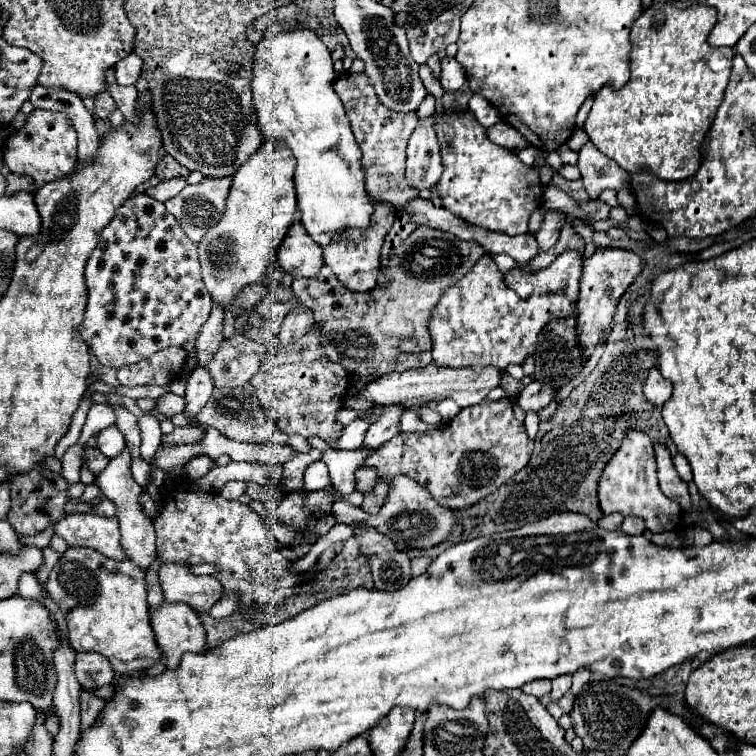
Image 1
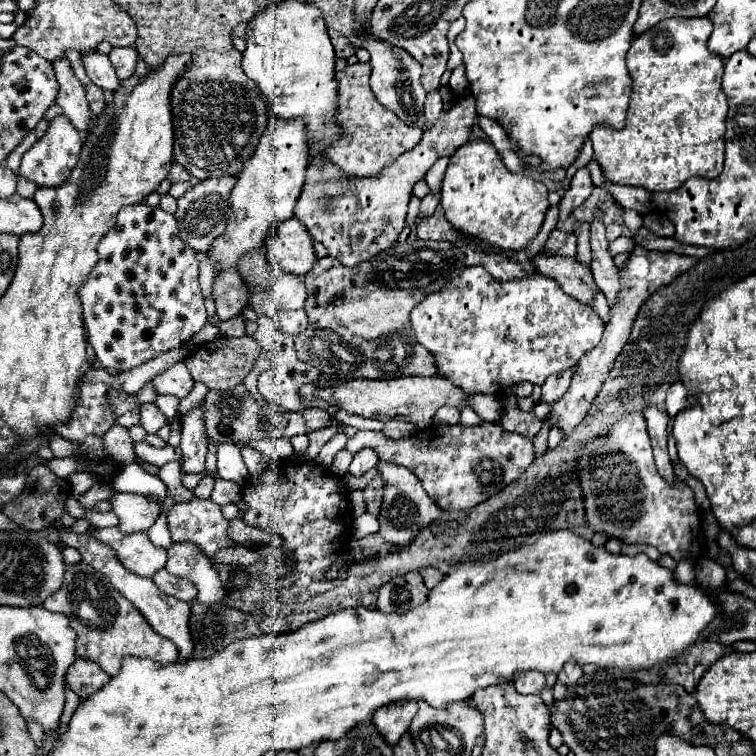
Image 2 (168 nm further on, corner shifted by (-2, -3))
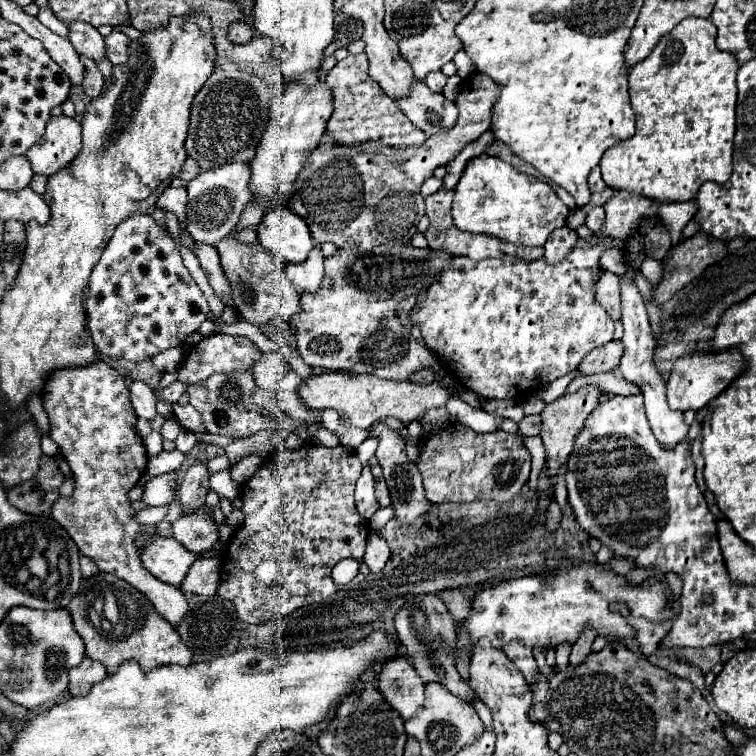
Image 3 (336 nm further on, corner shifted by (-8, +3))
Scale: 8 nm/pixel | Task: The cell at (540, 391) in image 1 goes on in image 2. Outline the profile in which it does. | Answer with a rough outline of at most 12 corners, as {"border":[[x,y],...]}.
{"border":[[573,370],[553,374],[541,386],[541,400],[555,404],[569,388]]}

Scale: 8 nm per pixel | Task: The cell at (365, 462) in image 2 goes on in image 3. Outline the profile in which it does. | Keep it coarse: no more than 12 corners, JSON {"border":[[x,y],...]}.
{"border":[[365,466],[357,480],[355,502],[365,520],[381,508],[371,468]]}

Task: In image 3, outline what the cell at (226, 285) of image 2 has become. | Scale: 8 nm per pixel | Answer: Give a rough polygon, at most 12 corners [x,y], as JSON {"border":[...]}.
{"border":[[195,242],[209,284],[223,304],[231,304],[231,286],[213,246]]}

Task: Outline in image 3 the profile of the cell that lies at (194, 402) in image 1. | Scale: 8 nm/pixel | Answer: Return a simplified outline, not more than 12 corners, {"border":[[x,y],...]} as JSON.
{"border":[[199,460],[185,472],[179,488],[183,514],[205,506],[209,472]]}

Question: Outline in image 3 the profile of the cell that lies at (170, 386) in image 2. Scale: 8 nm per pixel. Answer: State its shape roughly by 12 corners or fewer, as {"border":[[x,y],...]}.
{"border":[[177,380],[165,388],[153,388],[157,400],[175,404],[187,384]]}

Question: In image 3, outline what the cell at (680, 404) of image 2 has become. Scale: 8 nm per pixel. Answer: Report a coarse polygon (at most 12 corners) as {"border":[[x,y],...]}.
{"border":[[739,348],[687,352],[667,380],[673,410],[699,412],[747,370]]}

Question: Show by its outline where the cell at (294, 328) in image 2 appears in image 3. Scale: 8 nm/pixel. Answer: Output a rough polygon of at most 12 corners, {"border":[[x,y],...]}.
{"border":[[233,236],[215,244],[233,308],[261,326],[299,308],[285,262]]}

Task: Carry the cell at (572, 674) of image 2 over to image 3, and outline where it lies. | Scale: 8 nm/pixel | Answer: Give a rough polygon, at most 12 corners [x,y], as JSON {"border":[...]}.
{"border":[[583,628],[573,644],[571,666],[583,662],[597,638],[593,628]]}

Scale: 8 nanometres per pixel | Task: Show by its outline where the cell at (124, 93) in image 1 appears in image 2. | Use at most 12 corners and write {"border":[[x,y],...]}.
{"border":[[81,56],[95,86],[117,92],[121,82],[107,56]]}

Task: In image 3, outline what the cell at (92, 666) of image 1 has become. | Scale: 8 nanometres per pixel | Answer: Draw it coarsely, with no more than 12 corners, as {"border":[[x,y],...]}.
{"border":[[85,656],[69,672],[69,692],[85,696],[107,676],[103,664]]}

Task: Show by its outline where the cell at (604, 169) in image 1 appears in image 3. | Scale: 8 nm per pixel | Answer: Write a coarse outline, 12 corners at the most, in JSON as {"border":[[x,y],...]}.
{"border":[[621,276],[621,376],[641,386],[651,430],[663,448],[689,426],[671,410],[655,366],[645,302]]}

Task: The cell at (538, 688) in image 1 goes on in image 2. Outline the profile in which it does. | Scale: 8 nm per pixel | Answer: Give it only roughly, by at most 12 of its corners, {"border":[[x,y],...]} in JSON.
{"border":[[521,674],[513,684],[519,694],[541,694],[545,676]]}

